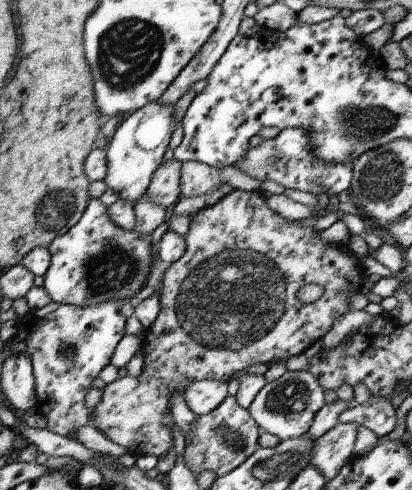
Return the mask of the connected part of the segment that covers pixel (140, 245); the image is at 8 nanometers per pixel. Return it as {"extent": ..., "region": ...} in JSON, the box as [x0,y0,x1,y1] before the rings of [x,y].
{"extent":[44,199,151,307],"region":[[[90,199],[88,206],[85,208],[85,211],[82,213],[80,220],[68,229],[68,232],[65,232],[62,236],[57,236],[52,244],[48,247],[51,254],[51,263],[46,271],[44,277],[45,291],[48,292],[52,302],[60,304],[69,304],[74,306],[87,307],[88,305],[98,304],[110,299],[125,299],[128,297],[130,300],[136,299],[137,292],[140,290],[140,287],[143,287],[143,284],[147,281],[148,271],[151,271],[151,235],[148,237],[142,237],[138,235],[136,231],[129,231],[128,229],[123,229],[122,227],[116,226],[108,216],[106,206],[100,204],[98,199]]]}

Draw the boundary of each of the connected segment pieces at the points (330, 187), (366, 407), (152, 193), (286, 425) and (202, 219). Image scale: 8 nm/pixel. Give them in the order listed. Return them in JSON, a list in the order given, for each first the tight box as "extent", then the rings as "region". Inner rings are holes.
[{"extent":[231,128,353,194],"region":[[[303,128],[282,129],[277,136],[270,139],[263,139],[258,146],[251,147],[240,157],[235,164],[231,165],[246,172],[248,176],[257,178],[260,182],[278,182],[287,188],[296,188],[310,194],[323,192],[348,192],[353,177],[353,162],[337,165],[320,162],[312,153],[309,147],[309,138]]]},{"extent":[336,395,396,437],"region":[[[371,395],[370,402],[342,411],[336,425],[343,423],[365,426],[378,437],[384,437],[396,426],[396,408],[388,399]]]},{"extent":[145,157,181,210],"region":[[[174,157],[161,163],[145,194],[151,203],[170,210],[181,196],[181,162]]]},{"extent":[247,371,326,441],"region":[[[286,371],[280,378],[266,383],[247,409],[262,432],[285,441],[310,430],[317,412],[326,404],[324,391],[310,371]]]},{"extent":[89,189,368,458],"region":[[[234,189],[216,204],[195,212],[191,216],[189,231],[184,237],[187,244],[184,256],[181,256],[180,260],[173,262],[170,267],[164,271],[163,288],[159,296],[161,307],[158,318],[156,318],[152,326],[143,334],[142,350],[145,363],[143,372],[140,373],[140,376],[133,377],[128,374],[126,377],[119,377],[114,382],[107,384],[103,388],[100,402],[98,402],[92,410],[89,408],[90,424],[94,425],[100,432],[103,432],[104,436],[112,442],[126,448],[127,452],[132,454],[132,456],[139,457],[144,454],[154,454],[154,456],[160,458],[170,450],[174,442],[172,436],[170,436],[170,426],[173,416],[168,408],[171,392],[174,389],[184,392],[185,388],[189,384],[192,384],[192,381],[202,379],[216,379],[222,382],[228,382],[233,378],[236,372],[243,372],[248,366],[252,366],[254,363],[269,363],[270,361],[278,360],[286,362],[291,356],[304,354],[304,351],[311,343],[322,340],[323,336],[330,330],[334,320],[336,320],[338,316],[342,318],[343,314],[349,312],[349,296],[347,294],[349,292],[360,292],[360,286],[362,286],[363,280],[368,276],[362,273],[360,260],[354,257],[348,248],[344,248],[341,244],[320,240],[320,231],[315,231],[312,228],[301,228],[298,224],[293,223],[294,221],[289,221],[271,211],[261,189],[257,191]],[[306,284],[318,284],[318,286],[324,288],[324,293],[318,300],[312,303],[304,303],[298,299],[296,294],[298,294],[298,290],[300,290],[302,286],[306,286]]]}]

